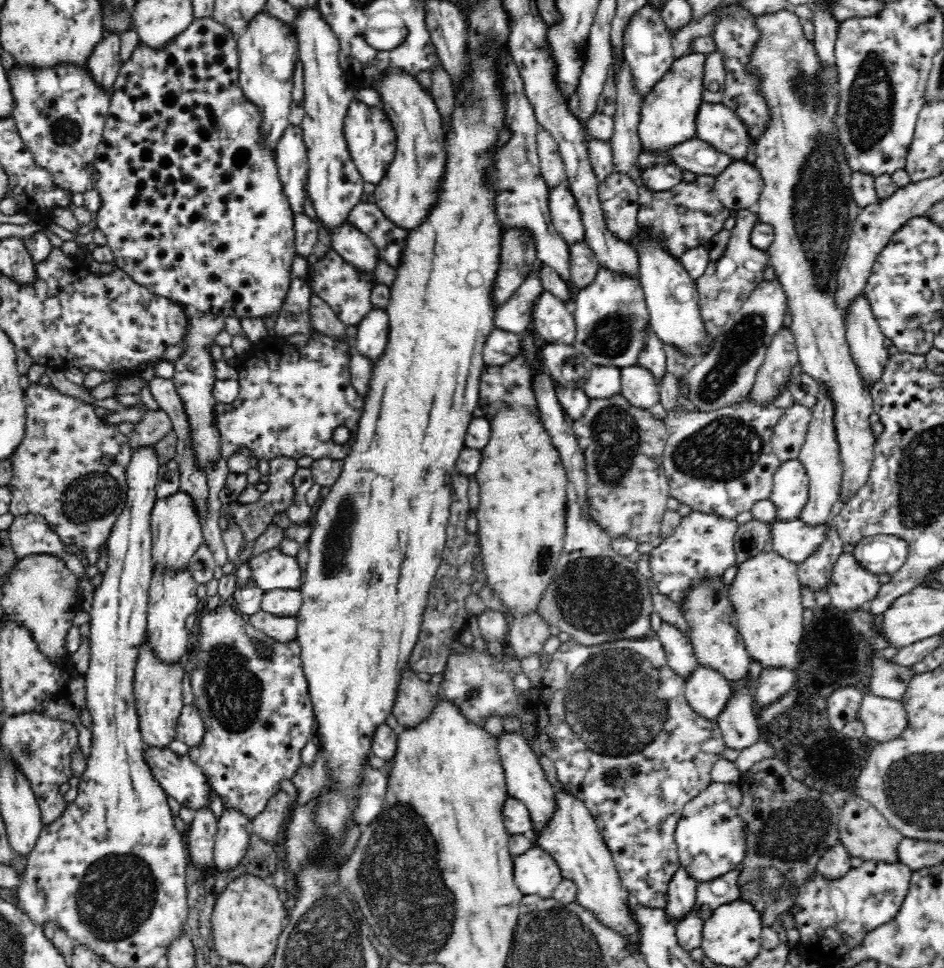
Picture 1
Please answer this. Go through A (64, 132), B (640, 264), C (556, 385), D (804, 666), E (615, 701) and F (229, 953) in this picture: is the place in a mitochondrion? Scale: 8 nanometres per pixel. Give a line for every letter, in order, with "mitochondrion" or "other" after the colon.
A: mitochondrion
B: other
C: other
D: other
E: mitochondrion
F: other

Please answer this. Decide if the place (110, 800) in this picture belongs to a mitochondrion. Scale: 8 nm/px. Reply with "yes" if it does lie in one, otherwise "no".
no

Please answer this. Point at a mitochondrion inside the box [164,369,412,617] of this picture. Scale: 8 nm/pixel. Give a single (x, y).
(338, 540)

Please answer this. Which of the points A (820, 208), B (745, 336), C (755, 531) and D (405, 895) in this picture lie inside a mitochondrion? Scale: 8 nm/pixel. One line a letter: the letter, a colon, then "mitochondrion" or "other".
A: mitochondrion
B: mitochondrion
C: other
D: mitochondrion

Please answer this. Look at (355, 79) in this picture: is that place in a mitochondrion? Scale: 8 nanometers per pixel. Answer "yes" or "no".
no

